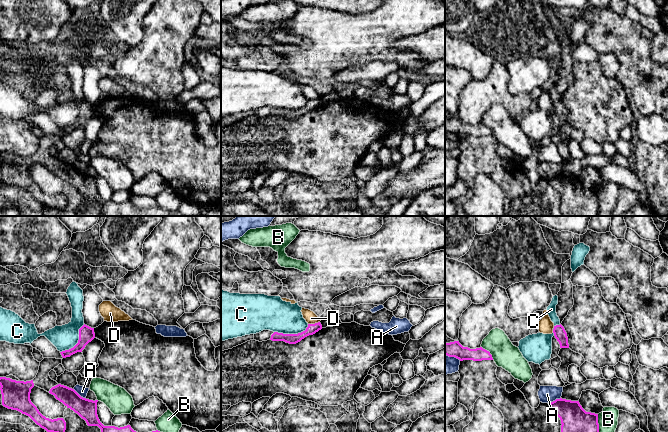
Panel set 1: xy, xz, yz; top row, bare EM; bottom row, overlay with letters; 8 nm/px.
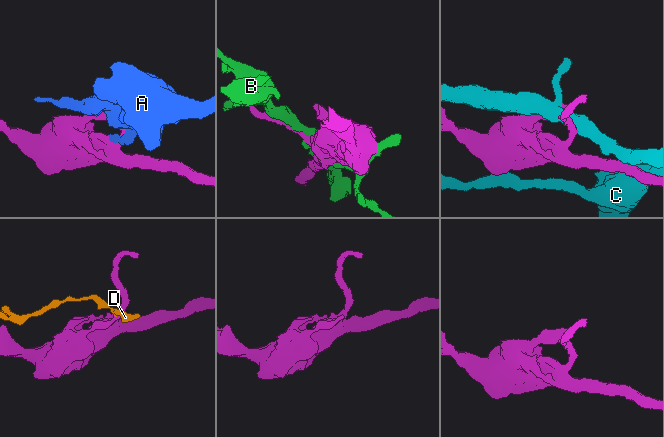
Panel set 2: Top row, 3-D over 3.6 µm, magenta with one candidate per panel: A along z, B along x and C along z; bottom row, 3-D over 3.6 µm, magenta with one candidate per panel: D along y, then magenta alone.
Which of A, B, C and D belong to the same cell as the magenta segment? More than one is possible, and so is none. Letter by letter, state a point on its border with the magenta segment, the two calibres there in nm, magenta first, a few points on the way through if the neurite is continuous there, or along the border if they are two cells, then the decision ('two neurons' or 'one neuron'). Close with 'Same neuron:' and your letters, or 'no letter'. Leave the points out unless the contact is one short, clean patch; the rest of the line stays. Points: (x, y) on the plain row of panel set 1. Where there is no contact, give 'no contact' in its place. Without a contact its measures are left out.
A: meets magenta in xy at (78, 170); 160 nm thick on the magenta side, 80 nm on the other; two neurons
B: meets magenta in yz at (489, 128); 110 nm thick on the magenta side, 200 nm on the other; two neurons
C: meets magenta in xz at (292, 110); 80 nm thick on the magenta side, 280 nm on the other; two neurons
D: meets magenta in xz at (313, 100); 80 nm thick on the magenta side, 100 nm on the other; border along xz (319, 97), (308, 100); two neurons
Same neuron: no letter

